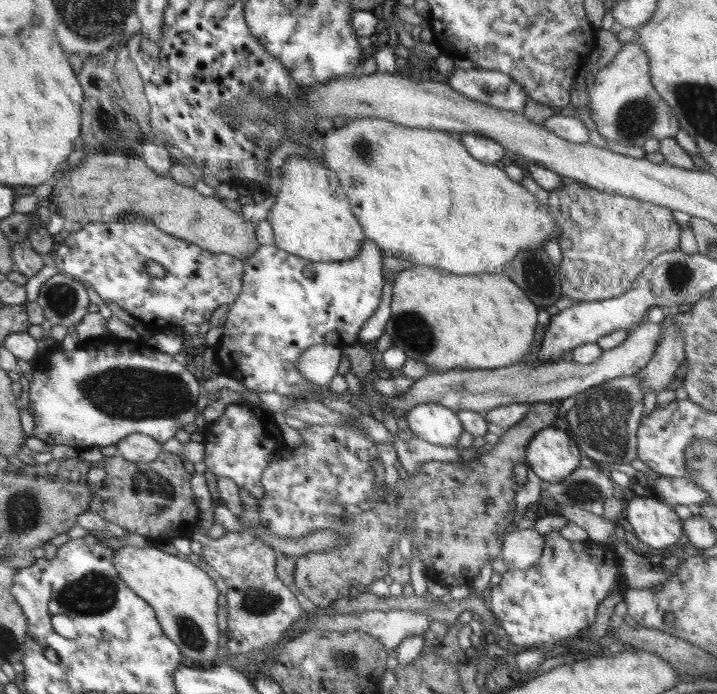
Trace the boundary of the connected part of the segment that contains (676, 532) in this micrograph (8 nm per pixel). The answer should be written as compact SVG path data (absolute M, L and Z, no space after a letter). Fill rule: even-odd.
M633 498L626 508L626 518L638 541L653 549L672 547L683 534L683 520L664 500Z

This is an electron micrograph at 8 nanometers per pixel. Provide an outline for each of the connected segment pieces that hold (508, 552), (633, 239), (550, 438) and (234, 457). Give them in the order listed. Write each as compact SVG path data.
M515 529L505 536L501 557L508 568L529 569L543 554L545 539L536 529Z
M562 176L562 186L549 191L548 196L550 215L560 225L559 245L562 260L559 266L561 298L556 302L558 308L618 298L630 289L632 281L638 279L640 272L656 256L679 248L682 228L676 223L673 211L651 203L636 197L611 194Z
M540 430L527 447L525 461L542 481L558 483L571 476L580 465L582 453L565 430Z
M250 402L230 404L218 421L206 424L202 431L206 444L203 462L207 471L232 480L238 487L250 492L253 499L264 496L262 474L275 461L277 453L285 452L284 438L275 433L272 415Z

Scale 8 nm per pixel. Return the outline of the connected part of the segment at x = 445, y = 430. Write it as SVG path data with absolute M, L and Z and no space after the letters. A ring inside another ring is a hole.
M420 404L406 412L408 428L430 444L456 447L465 432L456 411L440 404Z

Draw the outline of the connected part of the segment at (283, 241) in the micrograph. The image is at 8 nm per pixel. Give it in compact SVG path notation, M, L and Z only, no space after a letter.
M299 155L288 156L280 164L282 185L267 216L273 228L274 244L283 251L316 262L356 258L366 235L335 172Z

